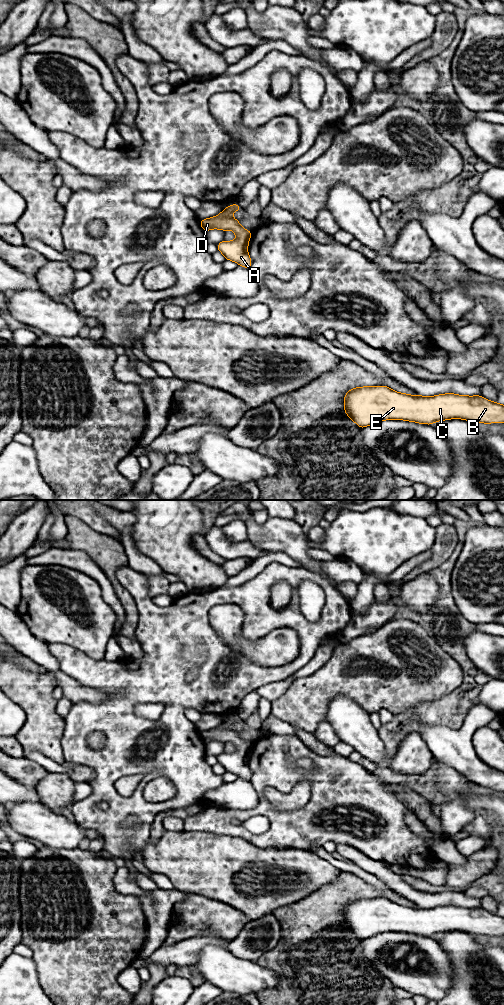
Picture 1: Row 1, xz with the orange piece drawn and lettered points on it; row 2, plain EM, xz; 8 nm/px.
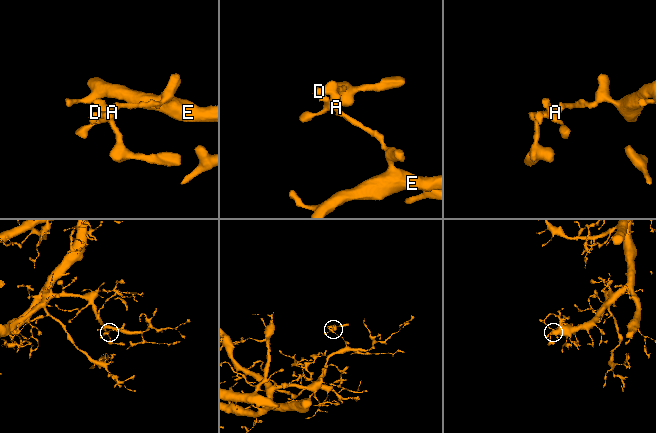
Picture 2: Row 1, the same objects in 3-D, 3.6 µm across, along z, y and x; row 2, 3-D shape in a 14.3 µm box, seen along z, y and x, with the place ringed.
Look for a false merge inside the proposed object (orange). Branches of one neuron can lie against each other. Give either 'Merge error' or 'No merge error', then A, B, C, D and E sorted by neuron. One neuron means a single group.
No merge error. Groups: A B C D E

